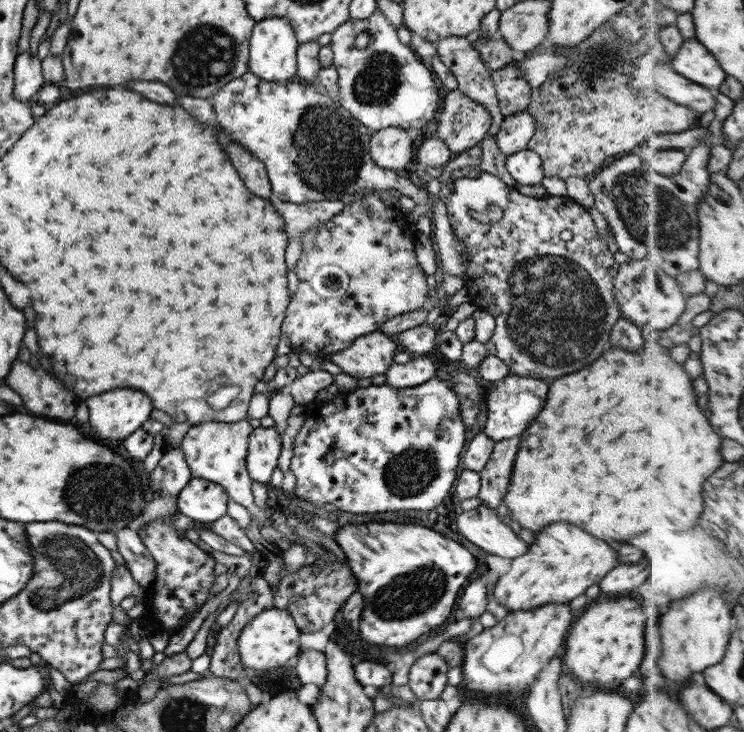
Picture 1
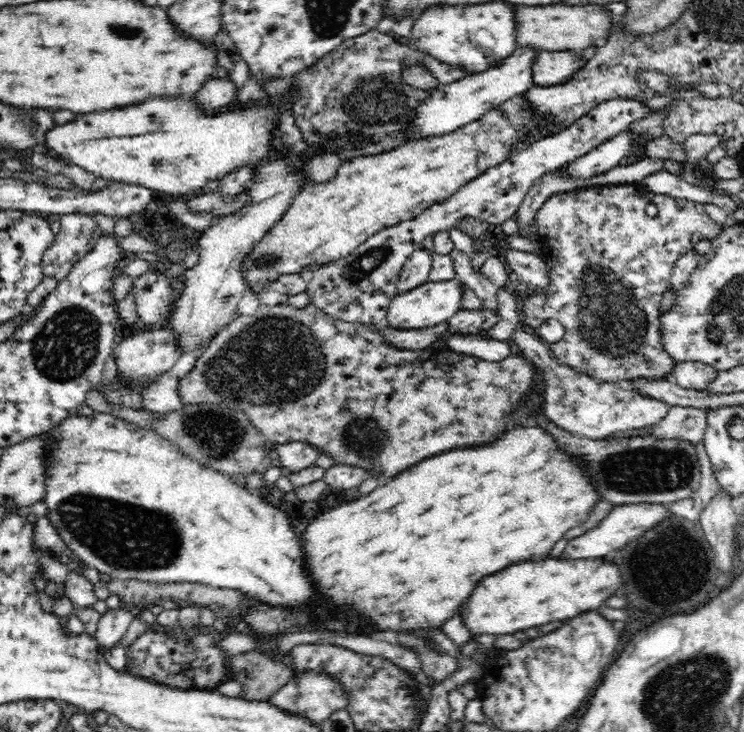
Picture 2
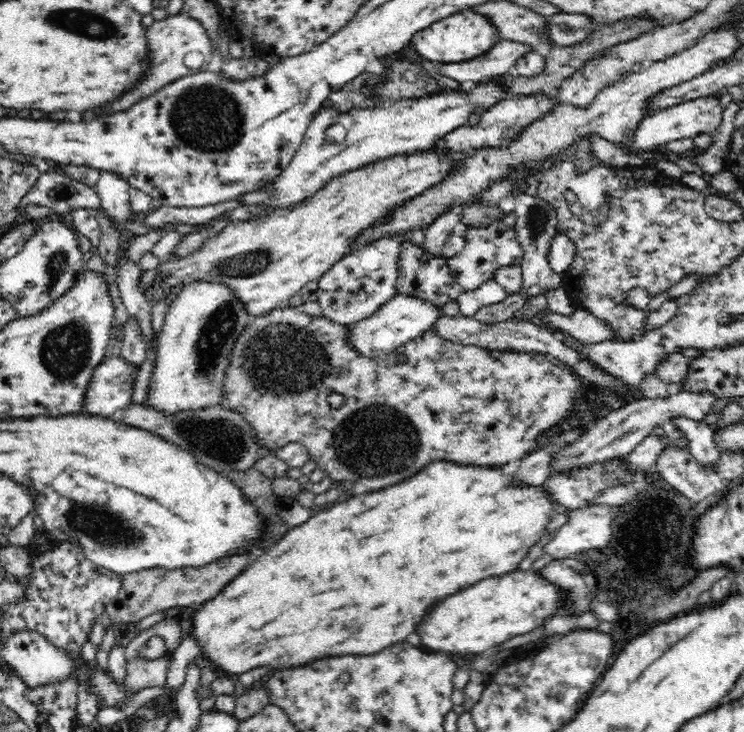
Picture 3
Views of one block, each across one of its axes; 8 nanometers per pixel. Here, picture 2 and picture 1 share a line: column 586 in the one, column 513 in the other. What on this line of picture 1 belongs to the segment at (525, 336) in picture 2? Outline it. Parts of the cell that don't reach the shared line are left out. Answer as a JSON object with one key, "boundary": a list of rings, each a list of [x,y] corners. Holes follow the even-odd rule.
{"boundary":[[[508,374],[503,380],[498,381],[495,388],[487,395],[485,401],[487,413],[483,432],[495,443],[520,436],[529,426],[529,422],[539,414],[539,408],[543,408],[545,394],[547,394],[547,384],[542,379]]]}

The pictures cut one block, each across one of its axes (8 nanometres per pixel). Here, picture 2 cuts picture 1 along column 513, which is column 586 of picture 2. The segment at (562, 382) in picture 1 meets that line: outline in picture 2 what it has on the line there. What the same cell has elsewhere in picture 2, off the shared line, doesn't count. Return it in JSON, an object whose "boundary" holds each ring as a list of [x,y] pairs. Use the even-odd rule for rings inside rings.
{"boundary":[[[540,425],[518,426],[518,428],[506,429],[494,440],[478,444],[474,448],[458,447],[427,457],[421,460],[420,464],[416,464],[410,474],[402,472],[398,478],[392,478],[390,482],[388,480],[384,482],[386,482],[384,486],[376,488],[374,492],[371,491],[368,496],[362,496],[360,500],[354,500],[350,504],[344,504],[340,508],[334,508],[330,512],[322,514],[320,518],[316,518],[308,526],[308,530],[304,534],[304,550],[310,556],[310,566],[314,570],[314,576],[316,576],[320,592],[334,606],[338,606],[338,604],[354,604],[354,608],[362,616],[372,618],[372,624],[378,630],[394,630],[396,626],[408,626],[408,628],[440,626],[446,618],[450,618],[456,610],[460,610],[470,600],[474,588],[478,586],[478,582],[484,576],[500,572],[506,566],[510,566],[514,562],[520,562],[520,560],[540,560],[542,556],[546,556],[558,544],[558,540],[562,540],[566,536],[568,530],[578,528],[580,524],[584,524],[588,520],[590,512],[594,510],[594,506],[601,499],[598,489],[594,485],[594,479],[590,475],[588,463],[584,459],[580,459],[578,455],[572,455],[568,451],[562,452],[560,444],[556,442],[556,436],[552,436],[550,432],[540,428]]]}

